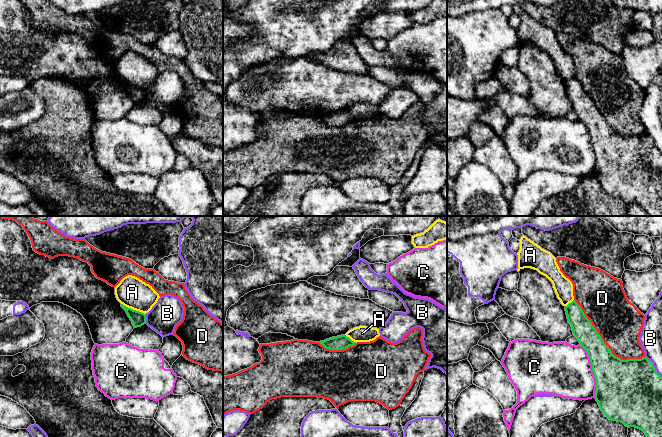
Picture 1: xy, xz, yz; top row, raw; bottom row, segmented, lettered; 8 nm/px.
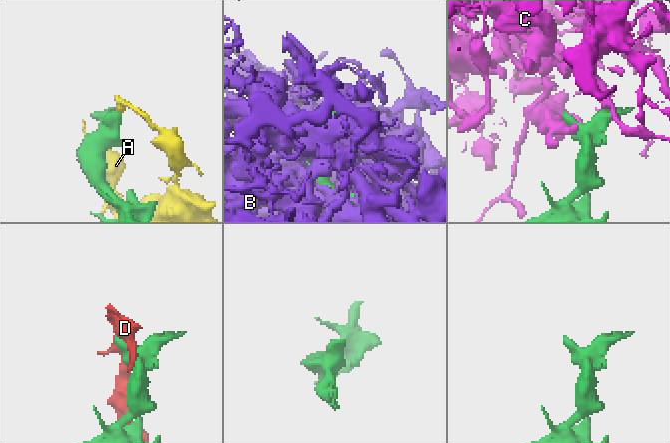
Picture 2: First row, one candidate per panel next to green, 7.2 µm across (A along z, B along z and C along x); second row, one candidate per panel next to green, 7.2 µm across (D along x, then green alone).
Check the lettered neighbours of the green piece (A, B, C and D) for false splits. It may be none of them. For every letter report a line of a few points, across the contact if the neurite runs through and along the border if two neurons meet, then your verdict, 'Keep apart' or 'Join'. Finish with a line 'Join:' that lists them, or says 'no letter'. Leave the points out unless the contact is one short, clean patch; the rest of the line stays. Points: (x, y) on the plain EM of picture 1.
A: Line: xy (121, 79), (145, 90). Keep apart
B: Keep apart
C: Keep apart
D: Keep apart
Join: no letter

